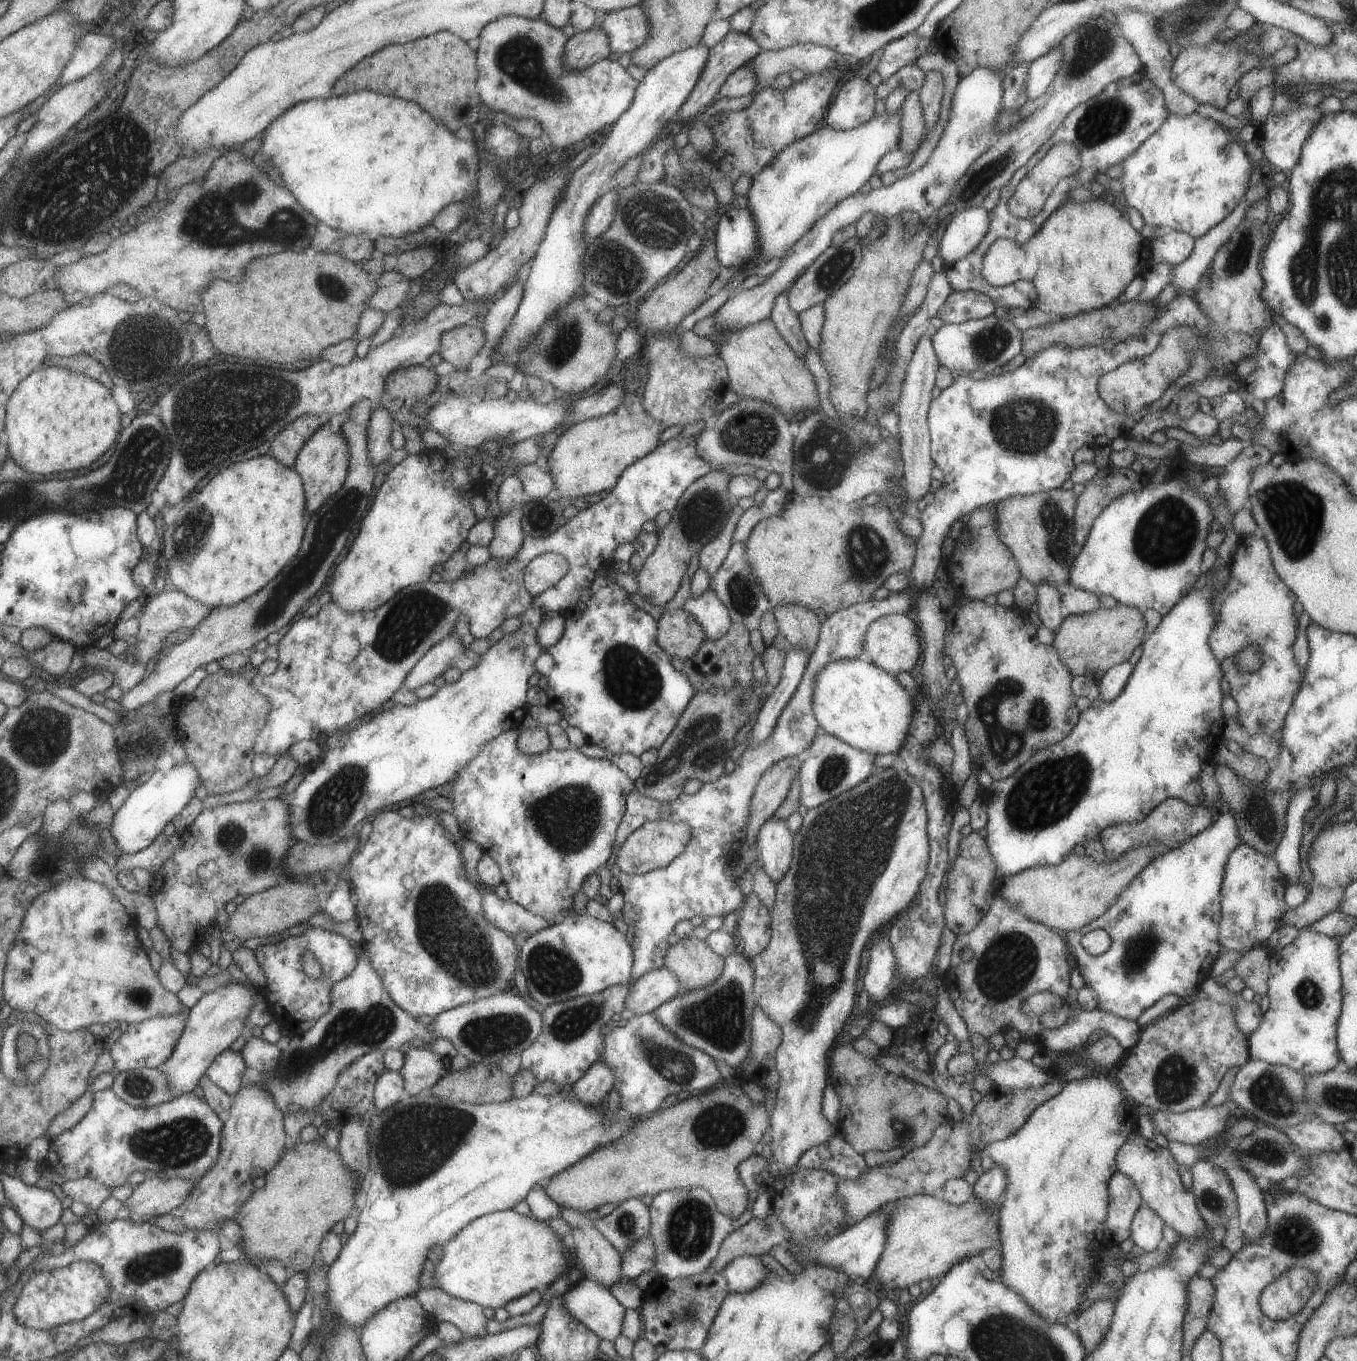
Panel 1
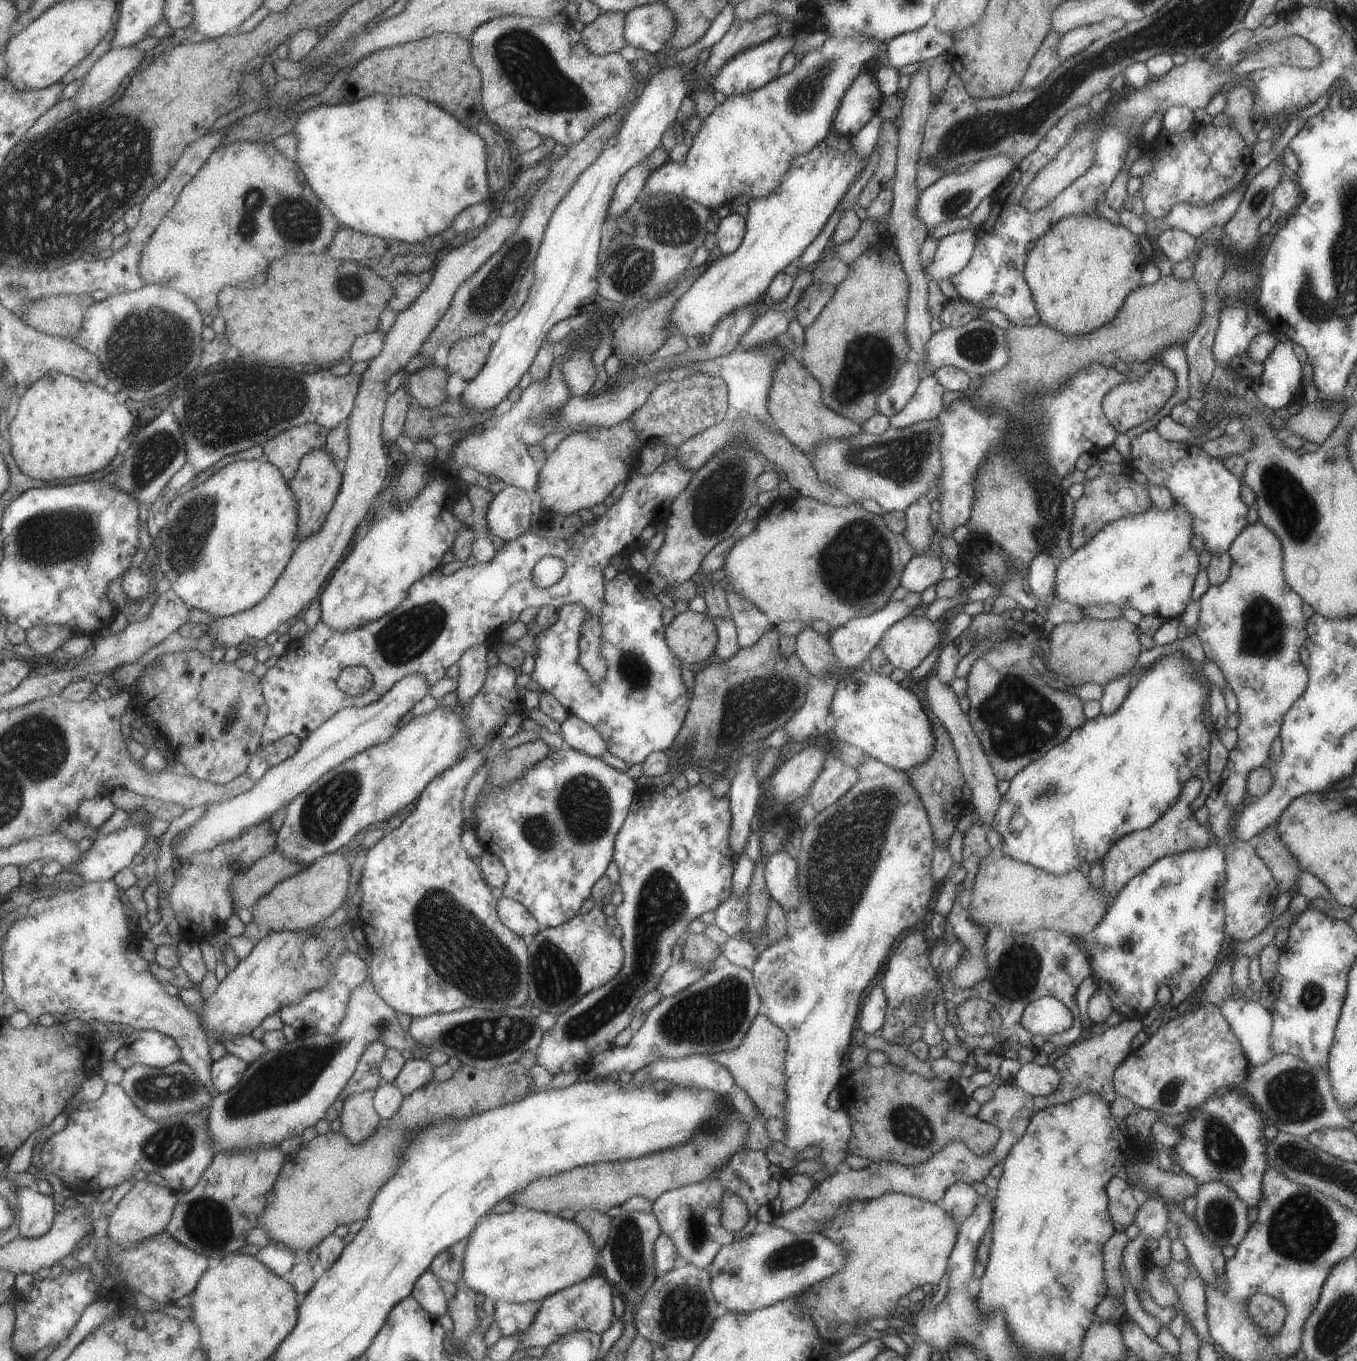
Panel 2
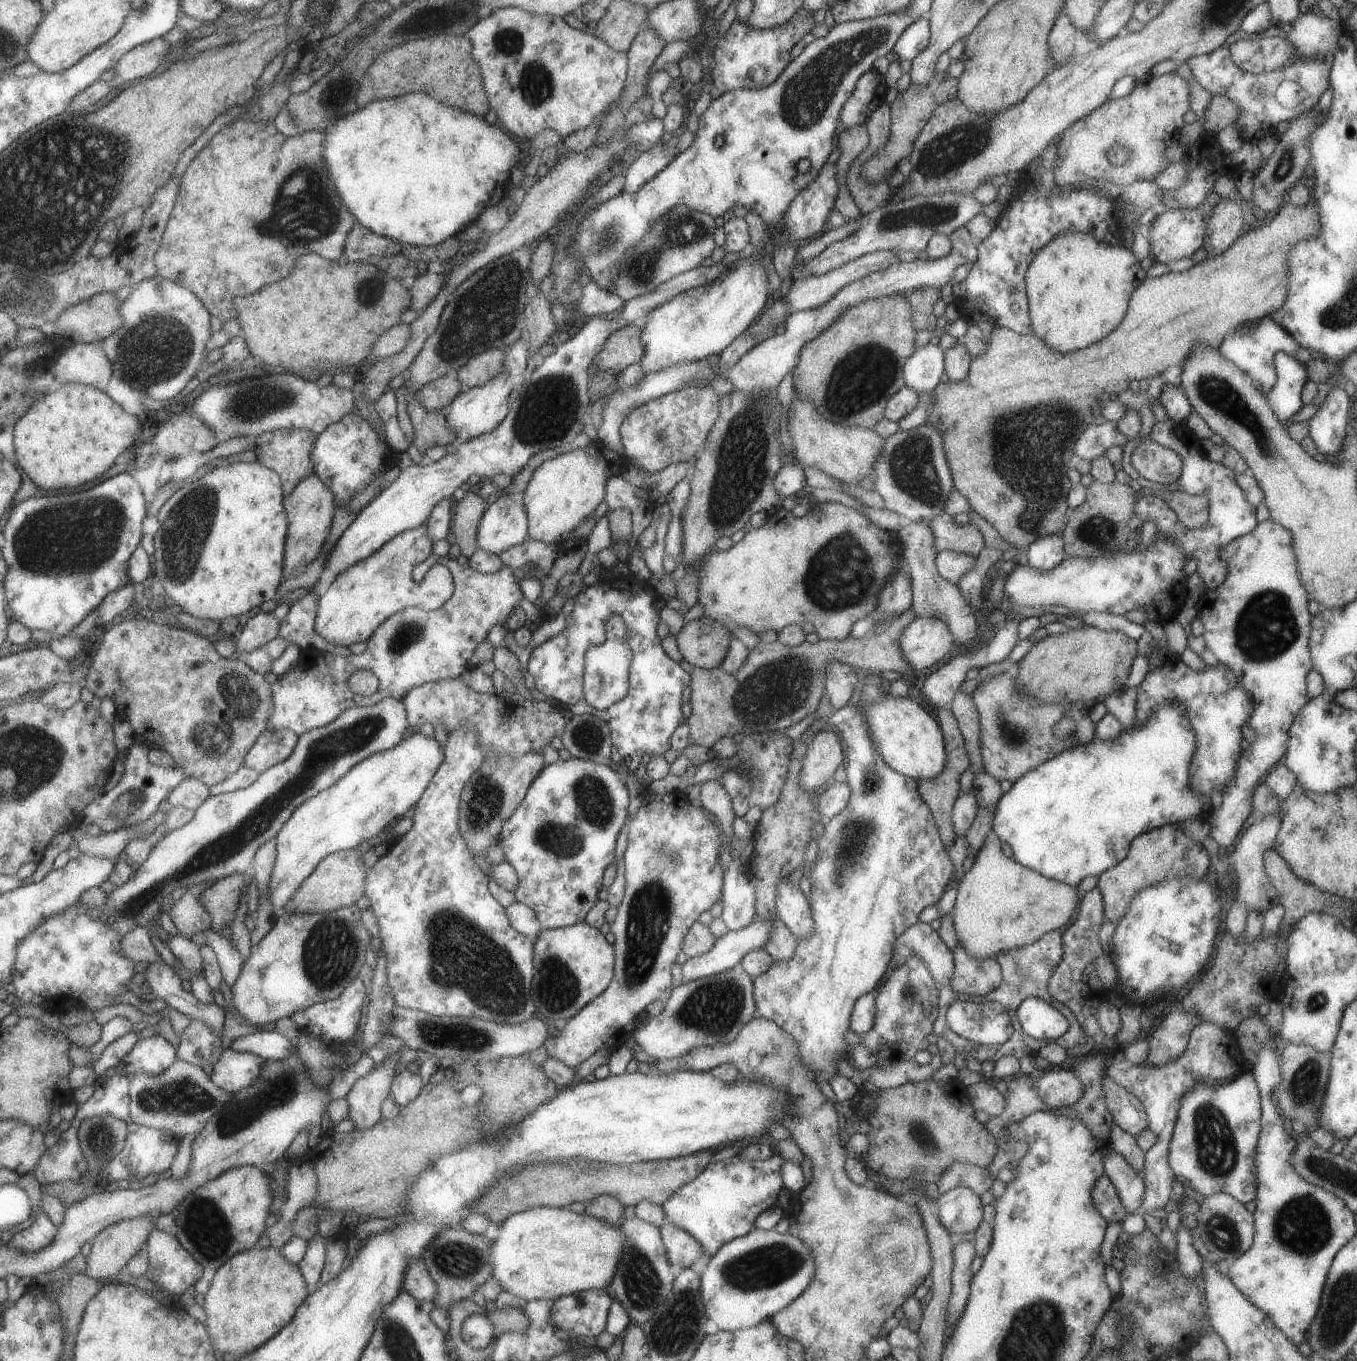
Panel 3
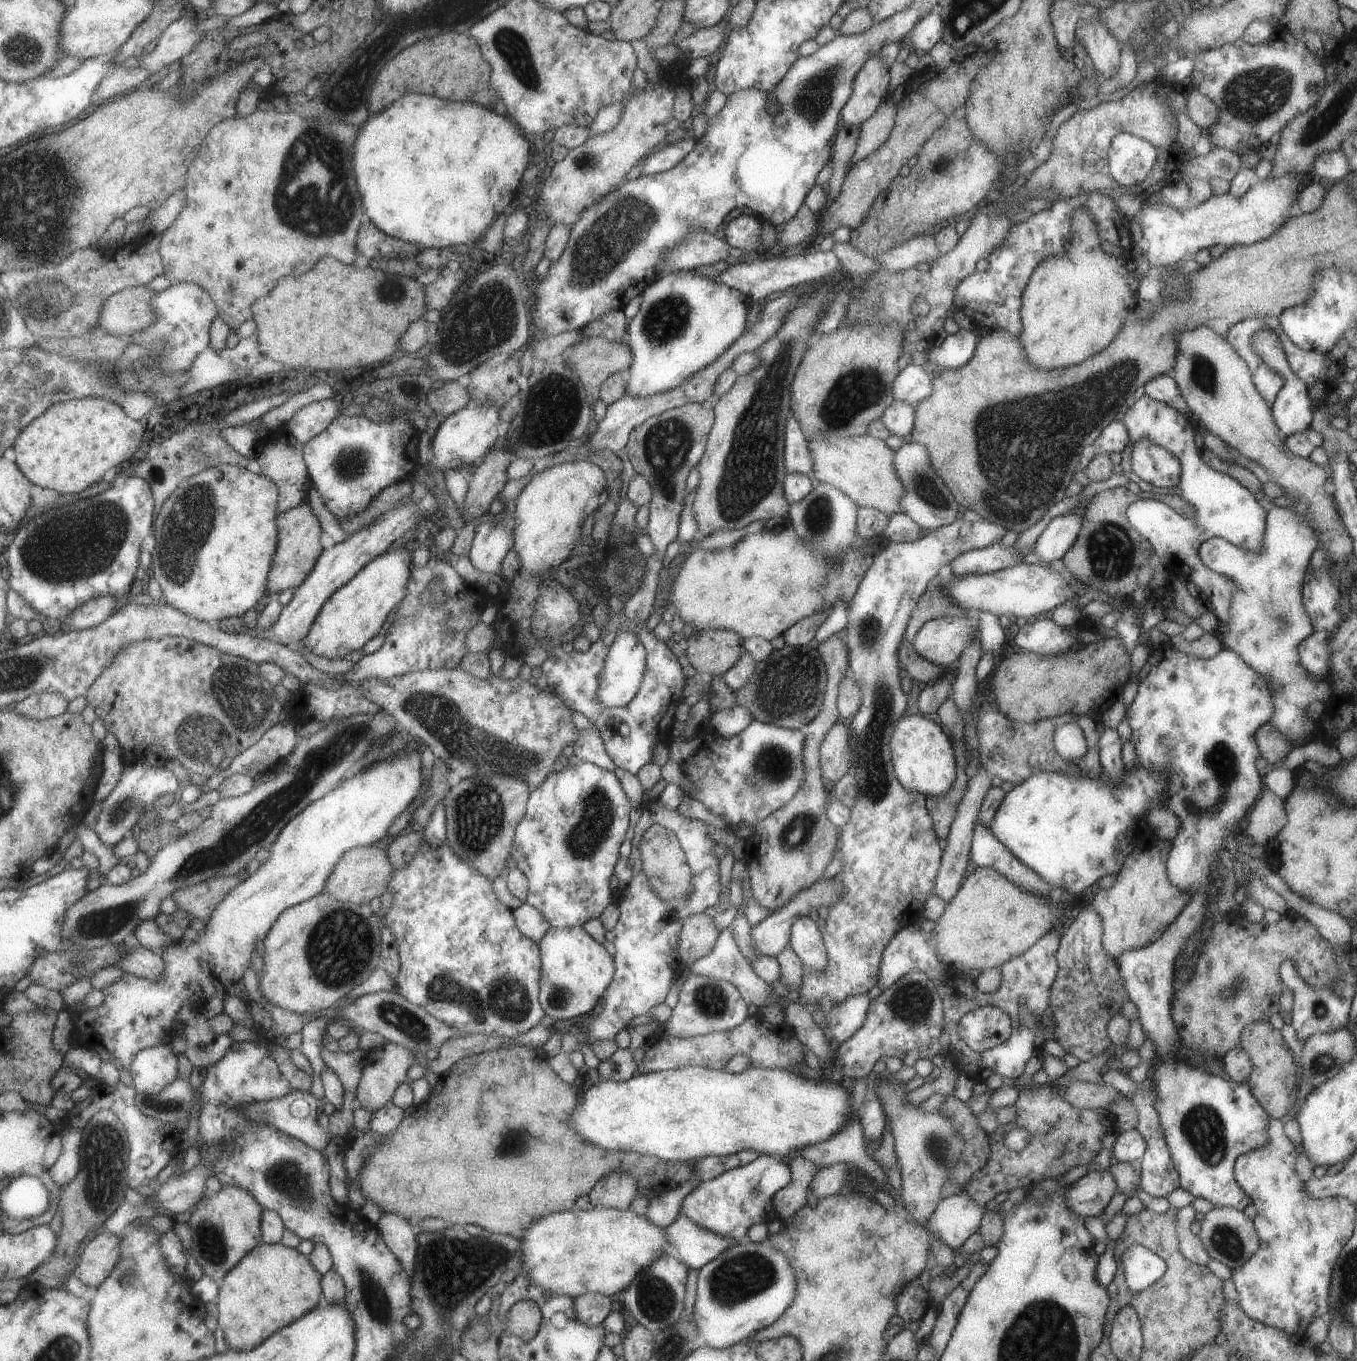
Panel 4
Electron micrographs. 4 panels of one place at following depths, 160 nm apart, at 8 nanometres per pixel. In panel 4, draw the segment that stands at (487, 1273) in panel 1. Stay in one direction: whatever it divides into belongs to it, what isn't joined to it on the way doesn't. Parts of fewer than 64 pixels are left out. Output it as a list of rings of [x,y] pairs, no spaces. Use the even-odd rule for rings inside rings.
[[[593,1207],[586,1211],[571,1210],[554,1212],[537,1219],[523,1232],[520,1242],[522,1266],[528,1279],[542,1291],[549,1294],[567,1295],[574,1299],[585,1293],[599,1293],[605,1296],[624,1291],[637,1274],[646,1269],[661,1255],[672,1252],[665,1229],[653,1224],[645,1215],[625,1209]]]

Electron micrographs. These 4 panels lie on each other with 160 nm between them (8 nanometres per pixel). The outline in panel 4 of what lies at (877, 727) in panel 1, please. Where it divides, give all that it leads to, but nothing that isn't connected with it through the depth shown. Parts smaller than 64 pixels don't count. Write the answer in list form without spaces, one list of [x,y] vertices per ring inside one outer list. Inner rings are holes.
[[[925,715],[901,716],[889,739],[890,756],[895,778],[906,791],[924,797],[944,795],[955,776],[954,746],[947,732]]]

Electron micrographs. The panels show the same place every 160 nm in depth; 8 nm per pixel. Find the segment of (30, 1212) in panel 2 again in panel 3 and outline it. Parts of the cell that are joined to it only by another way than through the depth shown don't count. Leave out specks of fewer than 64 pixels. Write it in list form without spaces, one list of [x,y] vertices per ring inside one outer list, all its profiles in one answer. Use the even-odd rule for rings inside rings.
[[[41,1210],[29,1228],[15,1234],[8,1242],[19,1252],[39,1252],[43,1248],[49,1248],[57,1237],[57,1226]]]

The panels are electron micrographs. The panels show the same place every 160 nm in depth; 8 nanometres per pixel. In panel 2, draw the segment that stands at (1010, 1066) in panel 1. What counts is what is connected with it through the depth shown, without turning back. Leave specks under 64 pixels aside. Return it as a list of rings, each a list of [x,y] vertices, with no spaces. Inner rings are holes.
[[[1032,1061],[1021,1064],[1010,1081],[1029,1096],[1047,1096],[1057,1090],[1061,1078],[1051,1065],[1040,1066]]]

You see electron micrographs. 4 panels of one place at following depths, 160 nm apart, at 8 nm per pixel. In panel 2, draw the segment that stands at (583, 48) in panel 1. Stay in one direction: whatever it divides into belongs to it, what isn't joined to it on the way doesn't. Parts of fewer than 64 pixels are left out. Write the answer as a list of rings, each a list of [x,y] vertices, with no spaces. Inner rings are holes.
[[[604,12],[597,16],[593,22],[585,25],[579,32],[581,42],[587,46],[587,50],[597,56],[603,56],[610,53],[619,53],[626,46],[623,42],[623,13],[621,12]]]

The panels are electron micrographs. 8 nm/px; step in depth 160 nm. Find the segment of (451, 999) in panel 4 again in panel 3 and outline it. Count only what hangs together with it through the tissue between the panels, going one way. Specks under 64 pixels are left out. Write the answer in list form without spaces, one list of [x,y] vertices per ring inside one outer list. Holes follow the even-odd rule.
[[[455,728],[451,734],[447,736],[447,742],[444,745],[443,762],[439,764],[437,771],[433,774],[433,777],[429,780],[429,784],[413,810],[411,820],[413,824],[411,828],[403,834],[403,836],[396,839],[394,844],[388,847],[385,855],[381,858],[377,858],[377,861],[367,874],[365,874],[363,880],[363,894],[369,900],[369,908],[371,908],[374,916],[377,918],[377,926],[379,928],[379,937],[376,940],[376,945],[385,954],[385,974],[387,978],[387,986],[389,986],[389,994],[394,1000],[394,1006],[401,1006],[407,1009],[413,1009],[421,1011],[429,1016],[465,1016],[476,1018],[483,1018],[483,1020],[489,1020],[498,1024],[517,1024],[517,1022],[524,1022],[527,1018],[535,1016],[535,1006],[531,1000],[531,978],[533,977],[533,946],[525,936],[522,936],[519,932],[509,925],[506,918],[505,907],[501,906],[499,902],[495,901],[493,896],[489,894],[487,889],[488,875],[486,872],[479,868],[477,862],[471,855],[469,846],[463,842],[461,834],[459,834],[459,828],[457,828],[457,818],[459,812],[459,800],[461,798],[461,792],[465,782],[469,780],[469,776],[481,766],[484,760],[483,754],[481,754],[481,748],[479,748],[479,742],[477,742],[477,732],[475,728]]]

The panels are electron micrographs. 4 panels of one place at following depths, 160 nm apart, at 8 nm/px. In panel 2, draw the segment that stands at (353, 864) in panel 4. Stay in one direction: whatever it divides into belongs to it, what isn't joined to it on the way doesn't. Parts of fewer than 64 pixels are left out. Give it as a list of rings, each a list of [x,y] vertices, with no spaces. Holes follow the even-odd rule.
[[[337,852],[325,854],[261,896],[250,909],[251,921],[257,926],[258,923],[268,923],[270,931],[306,931],[319,926],[346,900],[349,879],[350,866],[347,860]]]

